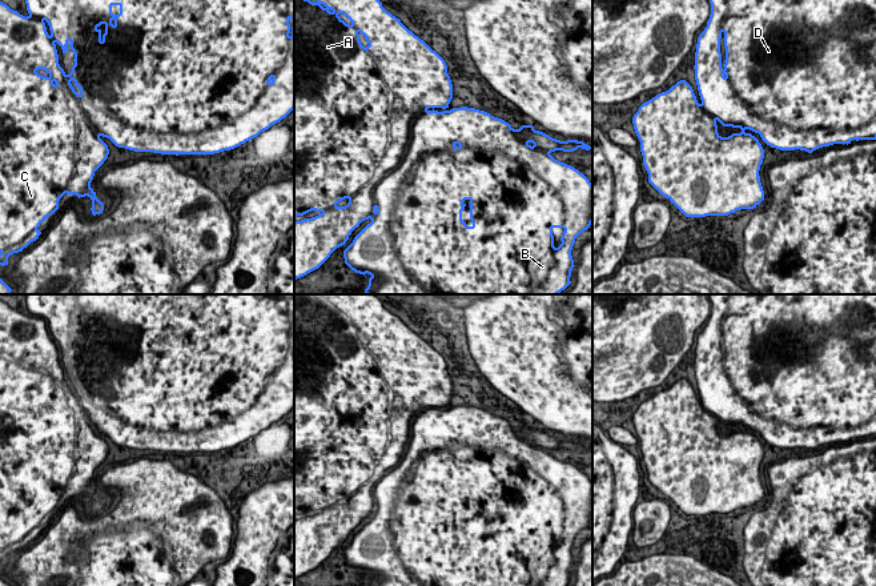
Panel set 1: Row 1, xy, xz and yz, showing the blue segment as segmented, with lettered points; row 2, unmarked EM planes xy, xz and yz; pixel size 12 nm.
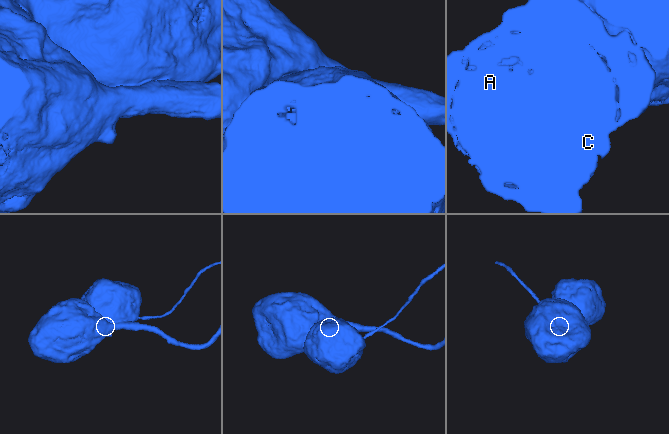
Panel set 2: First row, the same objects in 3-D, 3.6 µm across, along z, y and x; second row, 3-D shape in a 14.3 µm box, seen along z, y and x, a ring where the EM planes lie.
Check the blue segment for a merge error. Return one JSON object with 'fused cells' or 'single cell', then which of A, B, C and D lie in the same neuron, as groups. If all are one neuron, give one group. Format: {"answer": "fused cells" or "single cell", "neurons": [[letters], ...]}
{"answer": "fused cells", "neurons": [["A", "C"], ["B", "D"]]}

